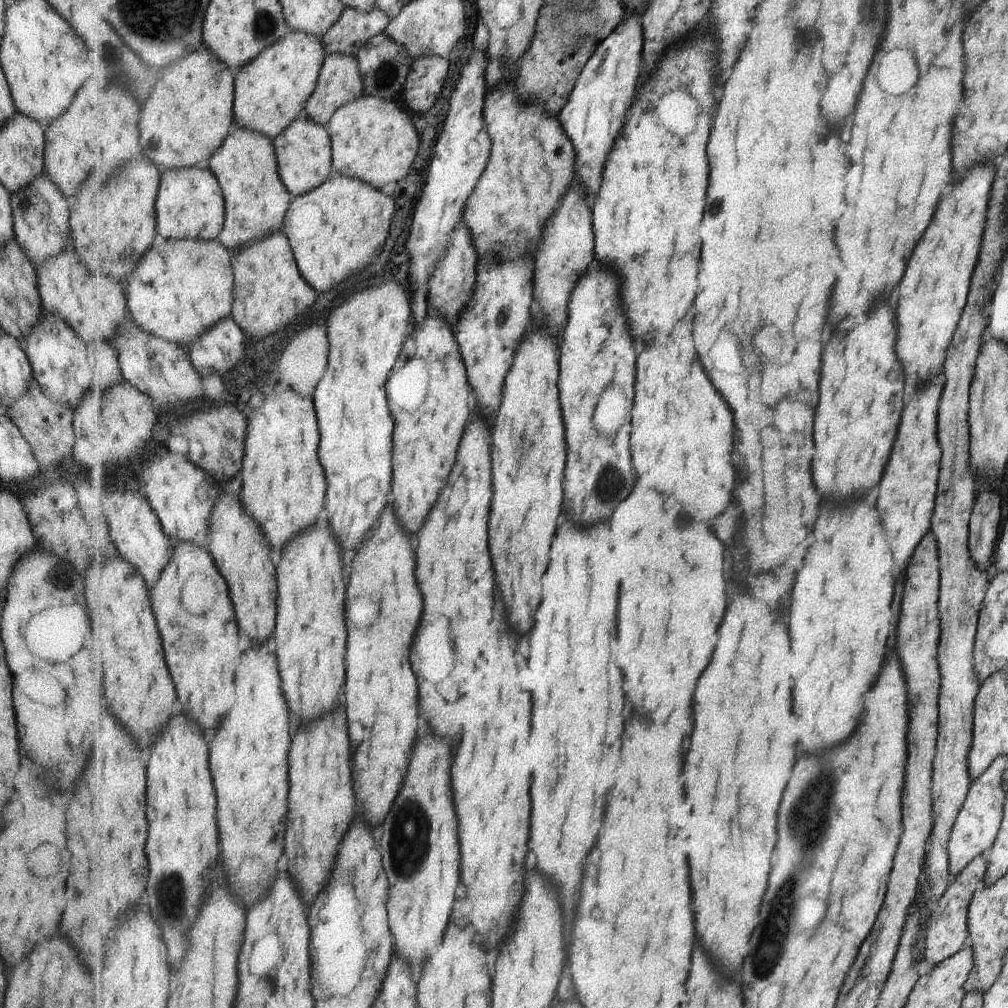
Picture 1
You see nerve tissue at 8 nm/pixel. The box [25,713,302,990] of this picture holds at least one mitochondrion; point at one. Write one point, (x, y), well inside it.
(171, 892)

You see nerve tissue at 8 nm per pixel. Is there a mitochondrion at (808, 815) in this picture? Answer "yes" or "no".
yes

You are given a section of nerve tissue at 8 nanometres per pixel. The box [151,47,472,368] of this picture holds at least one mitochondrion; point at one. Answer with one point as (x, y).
(386, 74)

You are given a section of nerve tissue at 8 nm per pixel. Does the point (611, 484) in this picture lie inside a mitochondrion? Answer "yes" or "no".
yes

